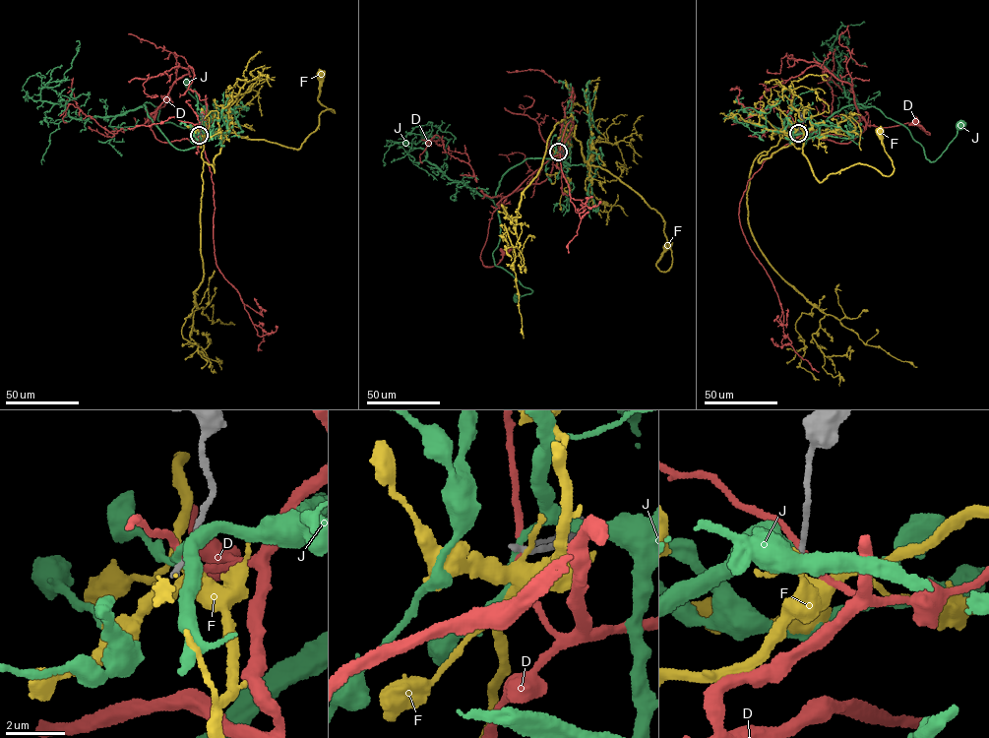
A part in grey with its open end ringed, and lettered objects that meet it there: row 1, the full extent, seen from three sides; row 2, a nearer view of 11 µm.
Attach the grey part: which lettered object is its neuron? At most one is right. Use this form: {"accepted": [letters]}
{"accepted": []}

